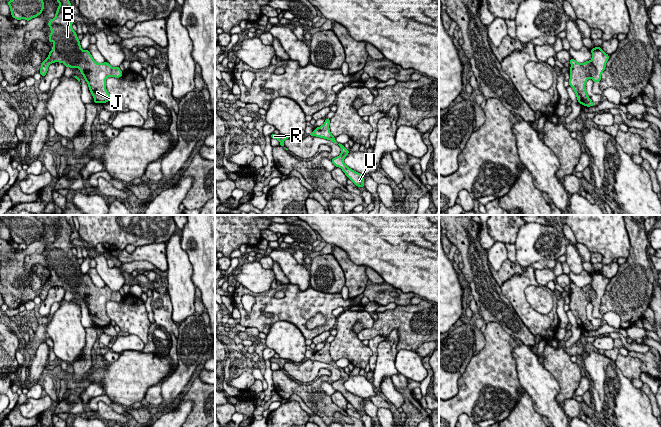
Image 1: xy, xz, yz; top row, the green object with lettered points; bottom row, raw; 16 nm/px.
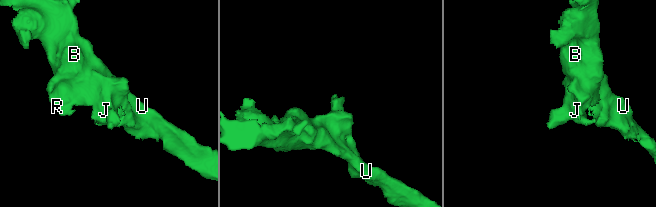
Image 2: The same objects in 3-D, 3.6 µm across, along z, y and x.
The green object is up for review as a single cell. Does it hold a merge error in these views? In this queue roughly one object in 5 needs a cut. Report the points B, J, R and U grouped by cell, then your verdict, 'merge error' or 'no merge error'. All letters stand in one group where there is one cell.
groups B J R U; no merge error

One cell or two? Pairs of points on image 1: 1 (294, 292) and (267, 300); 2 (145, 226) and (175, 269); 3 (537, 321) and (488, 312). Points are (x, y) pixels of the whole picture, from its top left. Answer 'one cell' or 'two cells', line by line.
1: one cell
2: two cells
3: two cells

